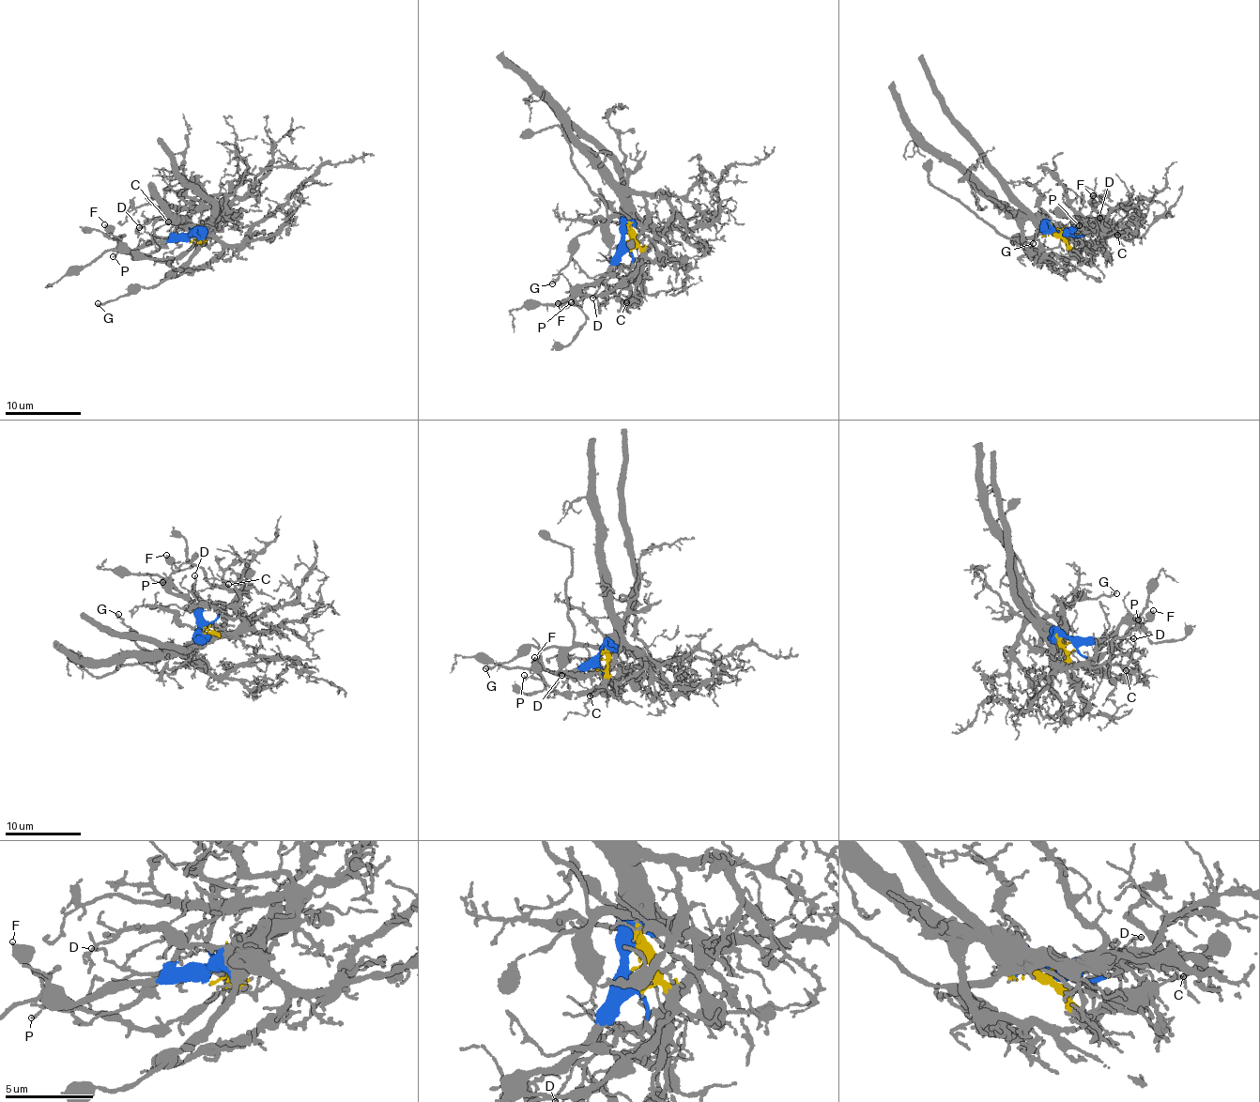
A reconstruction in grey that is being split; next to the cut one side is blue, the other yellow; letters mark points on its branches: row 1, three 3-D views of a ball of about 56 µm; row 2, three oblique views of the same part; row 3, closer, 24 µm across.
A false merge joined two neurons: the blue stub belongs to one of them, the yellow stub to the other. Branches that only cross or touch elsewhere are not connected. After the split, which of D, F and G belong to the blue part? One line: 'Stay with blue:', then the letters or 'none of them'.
Stay with blue: F, G

